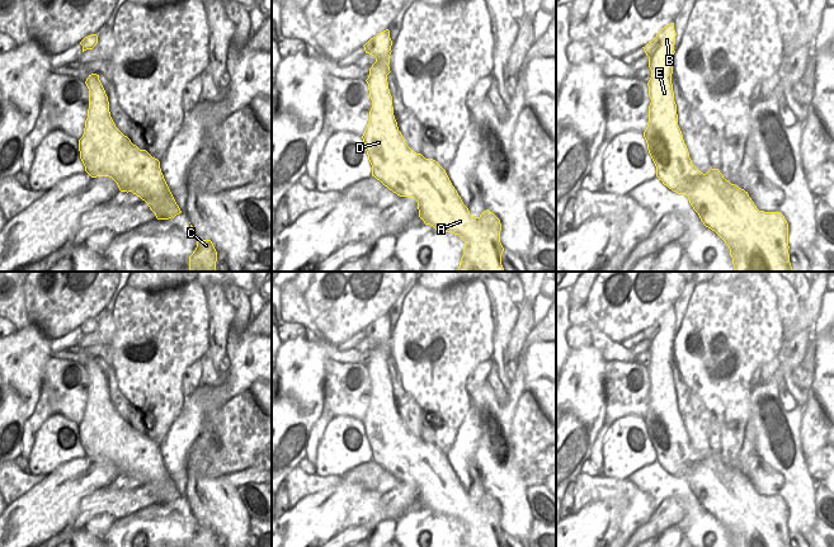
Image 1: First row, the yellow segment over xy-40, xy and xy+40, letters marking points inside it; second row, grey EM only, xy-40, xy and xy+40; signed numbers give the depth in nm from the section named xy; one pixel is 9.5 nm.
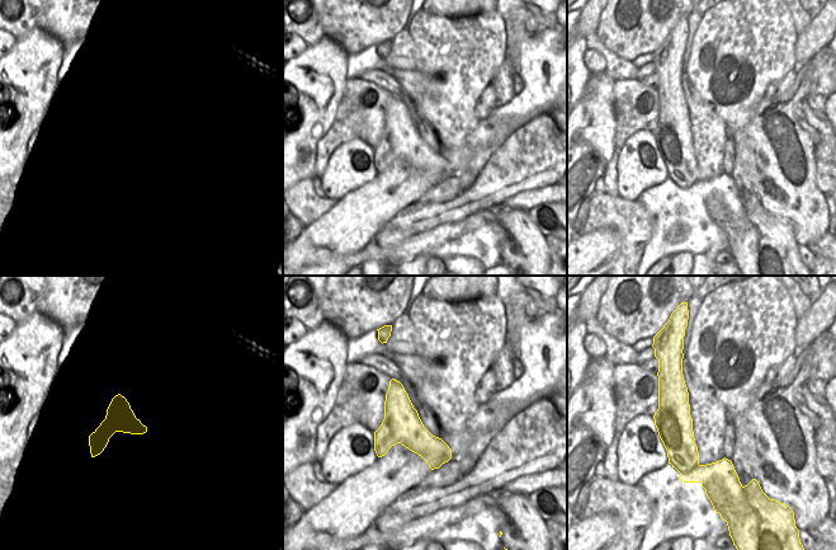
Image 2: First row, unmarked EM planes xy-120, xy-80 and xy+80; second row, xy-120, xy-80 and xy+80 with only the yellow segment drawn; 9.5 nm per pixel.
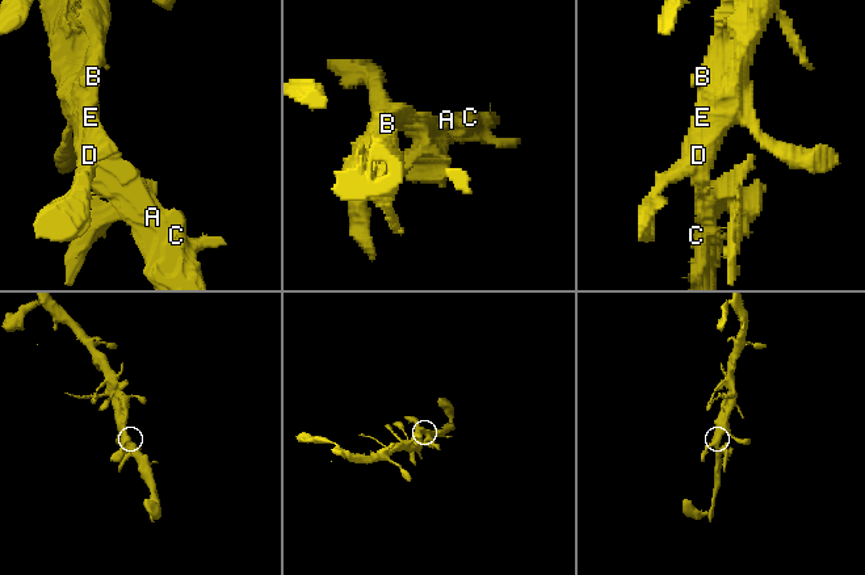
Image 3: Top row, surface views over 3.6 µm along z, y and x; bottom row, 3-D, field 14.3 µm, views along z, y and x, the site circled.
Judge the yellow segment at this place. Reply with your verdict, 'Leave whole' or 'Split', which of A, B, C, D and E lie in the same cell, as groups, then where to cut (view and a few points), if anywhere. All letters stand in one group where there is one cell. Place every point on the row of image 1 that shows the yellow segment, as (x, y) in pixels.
Leave whole. Groups: A B C D E. No split

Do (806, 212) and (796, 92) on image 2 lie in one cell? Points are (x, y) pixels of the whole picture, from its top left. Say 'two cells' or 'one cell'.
one cell

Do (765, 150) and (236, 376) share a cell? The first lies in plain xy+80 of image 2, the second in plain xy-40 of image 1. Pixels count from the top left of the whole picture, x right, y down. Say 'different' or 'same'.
different

